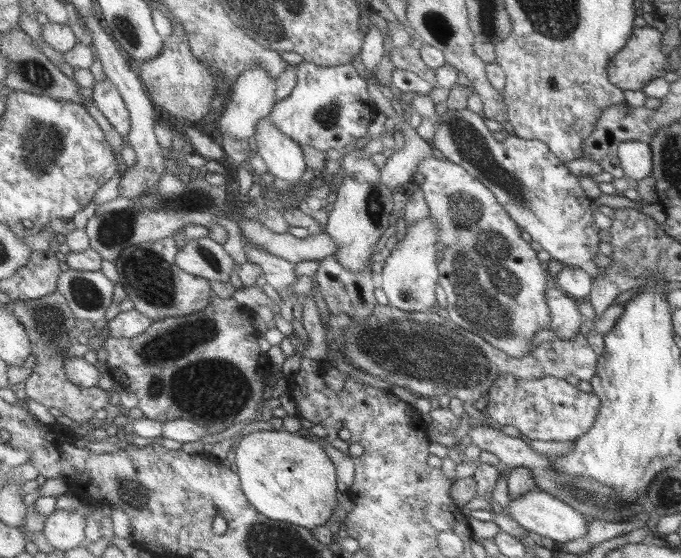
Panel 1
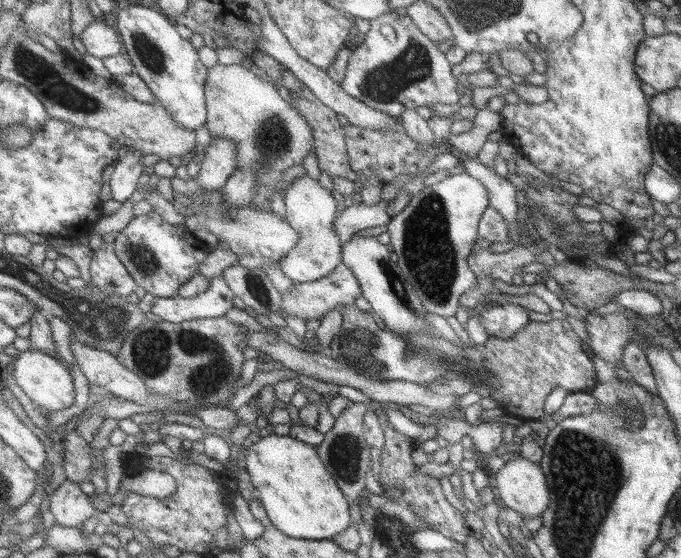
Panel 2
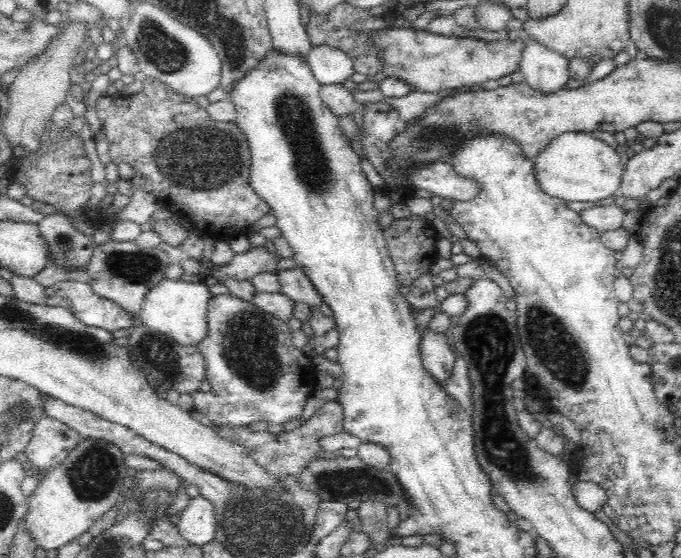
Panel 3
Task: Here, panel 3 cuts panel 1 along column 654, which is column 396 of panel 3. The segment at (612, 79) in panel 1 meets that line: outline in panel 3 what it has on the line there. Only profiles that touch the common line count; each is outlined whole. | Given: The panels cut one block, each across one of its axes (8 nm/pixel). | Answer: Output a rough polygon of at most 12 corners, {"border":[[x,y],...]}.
{"border":[[386,28],[384,72],[422,92],[521,70],[528,43]]}

